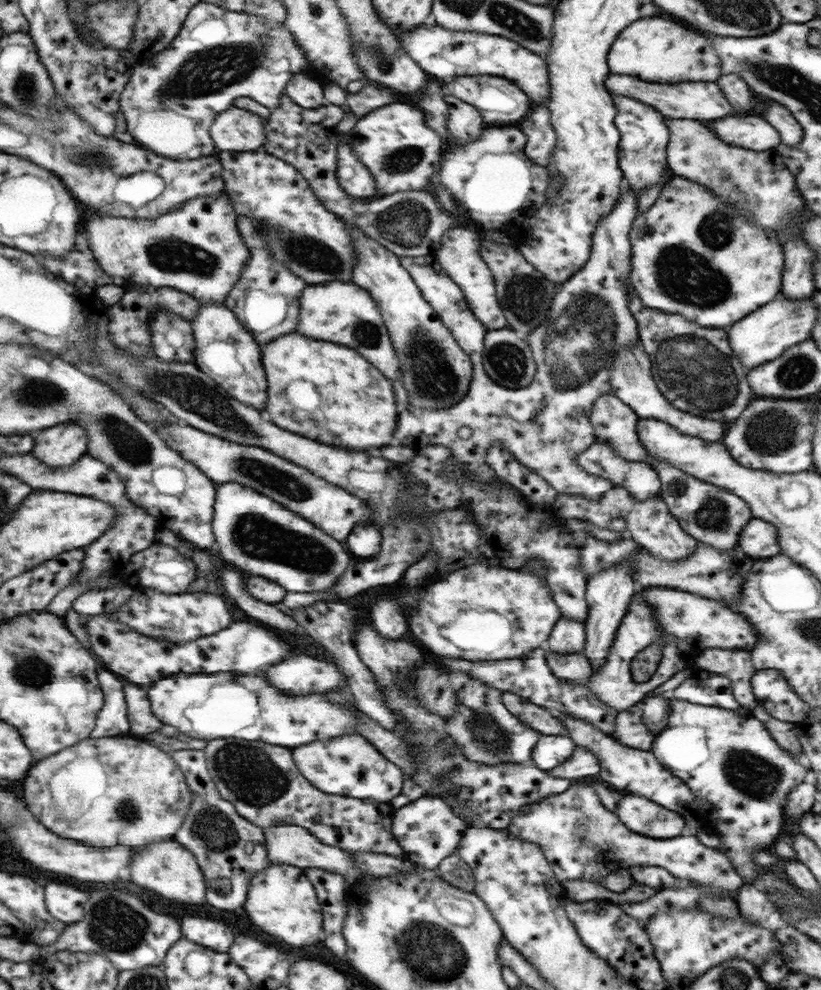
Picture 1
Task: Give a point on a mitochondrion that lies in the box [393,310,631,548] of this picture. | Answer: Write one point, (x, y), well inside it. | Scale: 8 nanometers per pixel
(433, 377)

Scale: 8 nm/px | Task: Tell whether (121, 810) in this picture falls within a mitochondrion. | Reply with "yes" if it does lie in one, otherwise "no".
yes

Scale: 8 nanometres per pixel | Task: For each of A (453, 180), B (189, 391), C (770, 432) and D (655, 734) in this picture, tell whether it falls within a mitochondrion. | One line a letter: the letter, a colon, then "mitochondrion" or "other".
A: other
B: mitochondrion
C: mitochondrion
D: other

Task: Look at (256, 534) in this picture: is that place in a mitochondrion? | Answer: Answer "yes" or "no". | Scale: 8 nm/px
yes

